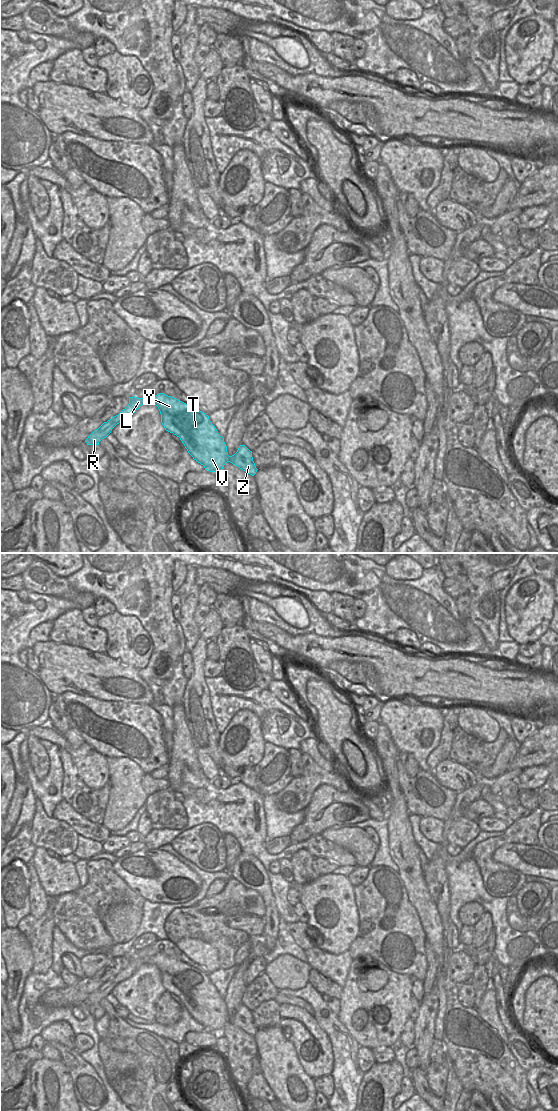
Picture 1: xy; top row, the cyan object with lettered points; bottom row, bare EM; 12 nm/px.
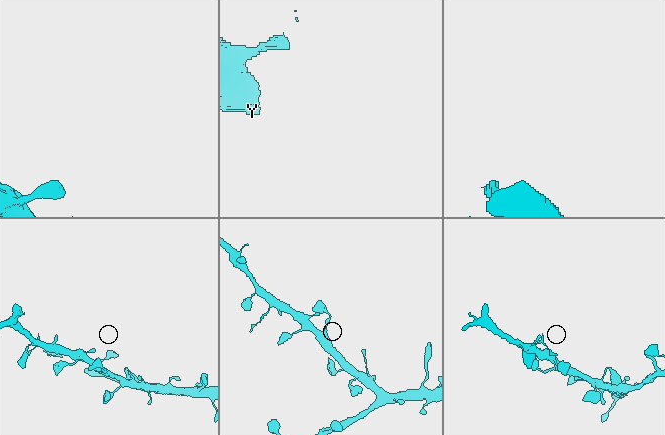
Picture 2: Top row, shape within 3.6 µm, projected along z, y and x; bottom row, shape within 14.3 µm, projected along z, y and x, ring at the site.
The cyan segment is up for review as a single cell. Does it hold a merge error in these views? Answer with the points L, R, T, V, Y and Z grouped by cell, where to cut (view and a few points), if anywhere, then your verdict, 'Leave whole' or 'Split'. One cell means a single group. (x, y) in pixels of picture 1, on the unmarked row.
Groups: L R T V Y Z. No split. Leave whole

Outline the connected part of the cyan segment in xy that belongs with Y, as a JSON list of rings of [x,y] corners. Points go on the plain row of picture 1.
[[[164,953],[138,958],[129,957],[129,964],[118,975],[104,982],[85,1000],[87,1005],[99,1005],[112,989],[127,980],[143,964],[154,964],[161,974],[161,983],[165,990],[180,998],[188,1013],[210,1032],[221,1032],[227,1022],[238,1026],[254,1036],[257,1028],[252,1011],[240,1005],[237,1012],[229,1016],[224,998],[204,972]]]

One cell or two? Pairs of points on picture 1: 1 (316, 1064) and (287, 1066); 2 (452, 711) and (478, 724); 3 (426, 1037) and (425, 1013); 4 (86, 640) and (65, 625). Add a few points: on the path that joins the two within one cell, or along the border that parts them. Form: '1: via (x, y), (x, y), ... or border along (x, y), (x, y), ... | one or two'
1: border along (291, 1043), (295, 1049), (299, 1064), (313, 1078) | two
2: border along (461, 705), (456, 724) | two
3: via (426, 1031), (428, 1029), (426, 1019) | one
4: via (81, 635), (70, 628) | one

